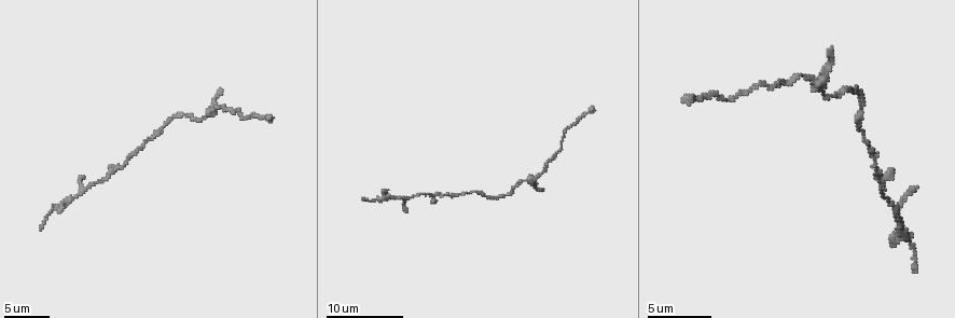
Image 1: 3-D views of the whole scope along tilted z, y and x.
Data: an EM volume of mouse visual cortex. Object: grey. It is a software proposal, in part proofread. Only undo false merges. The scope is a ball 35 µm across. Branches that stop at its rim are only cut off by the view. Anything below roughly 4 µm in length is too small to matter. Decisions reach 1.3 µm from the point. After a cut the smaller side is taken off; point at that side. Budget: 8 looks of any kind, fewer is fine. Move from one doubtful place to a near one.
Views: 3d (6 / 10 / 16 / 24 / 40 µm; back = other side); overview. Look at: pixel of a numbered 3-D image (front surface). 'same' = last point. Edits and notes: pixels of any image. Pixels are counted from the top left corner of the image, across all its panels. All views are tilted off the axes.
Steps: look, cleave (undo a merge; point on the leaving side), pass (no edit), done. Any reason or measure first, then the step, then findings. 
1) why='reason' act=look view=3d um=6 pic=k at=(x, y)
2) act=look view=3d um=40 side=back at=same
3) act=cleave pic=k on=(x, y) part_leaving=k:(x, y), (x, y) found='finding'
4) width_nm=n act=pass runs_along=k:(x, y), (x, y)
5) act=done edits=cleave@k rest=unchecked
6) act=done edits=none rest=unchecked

act=look view=3d um=16 pic=1 at=(864, 98)

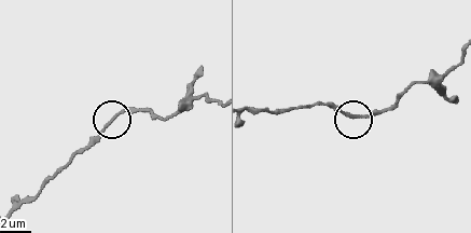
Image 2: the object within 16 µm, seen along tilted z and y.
side_arm_um=21 act=pass found='continuous, no second cell'

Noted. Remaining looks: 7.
why='thick turns thin' act=look view=3d um=6 pic=1 at=(882, 187)

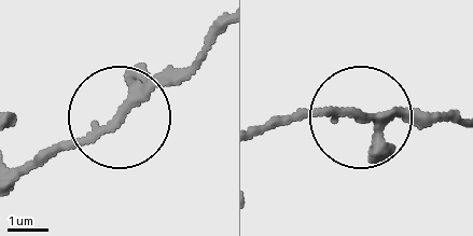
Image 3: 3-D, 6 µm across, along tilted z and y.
act=look view=3d um=6 side=back pic=3 at=(363, 116)

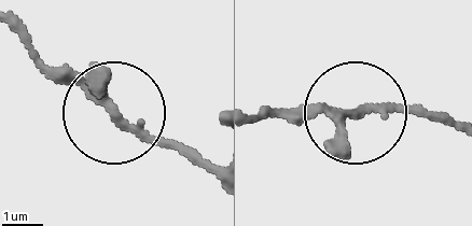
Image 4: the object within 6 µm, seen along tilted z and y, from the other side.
act=pass runs_along=4:(257, 115), (416, 107), (447, 115) found='continuous, no second cell'

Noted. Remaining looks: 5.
why='thin neck' act=look view=3d um=16 pic=1 at=(73, 197)

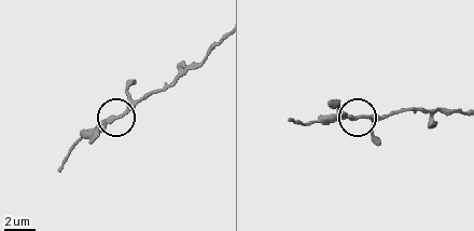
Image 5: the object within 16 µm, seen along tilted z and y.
act=pass runs_along=5:(458, 111), (410, 109), (360, 119), (323, 117) found='all the same cell'

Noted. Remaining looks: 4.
why='four-way junction' act=look view=3d um=10 pic=1 at=(533, 183)

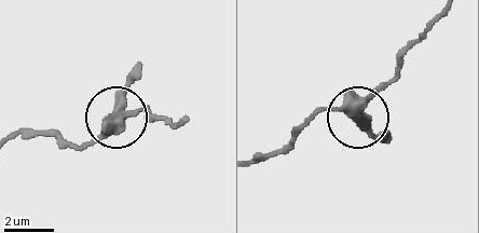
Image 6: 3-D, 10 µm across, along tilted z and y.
act=pass runs_along=6:(258, 158), (283, 151), (336, 108), (355, 113), (380, 138) found='one cell here'

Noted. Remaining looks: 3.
act=done edits=none rest=unchecked

